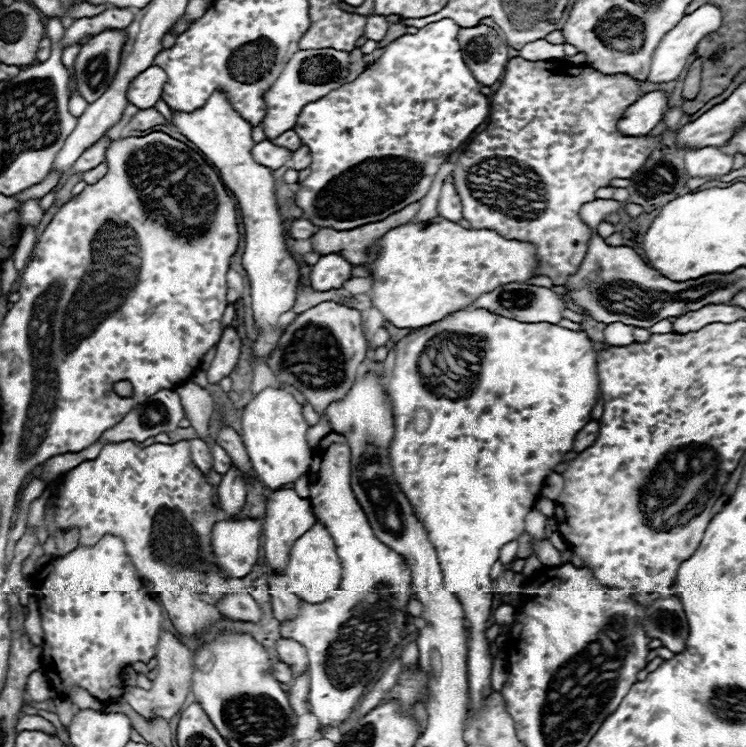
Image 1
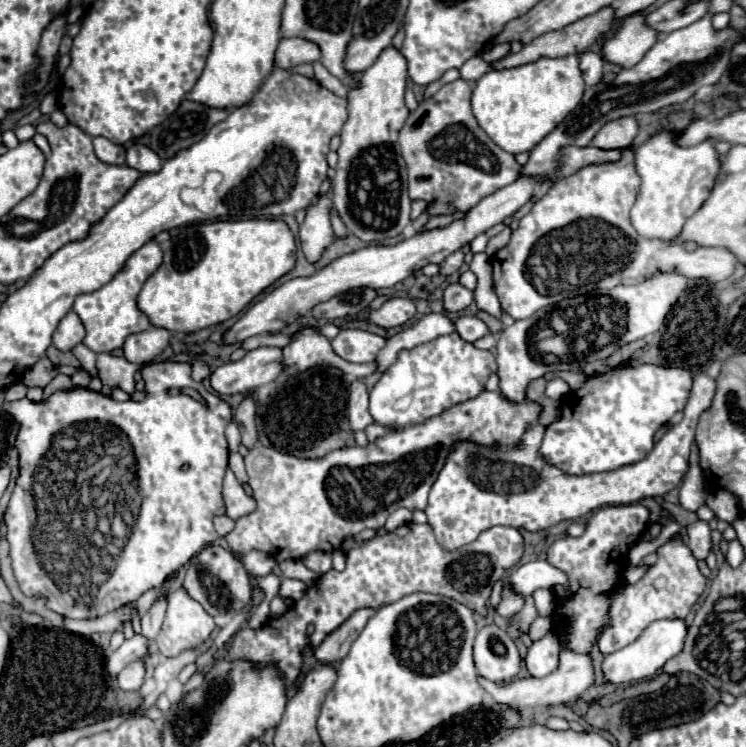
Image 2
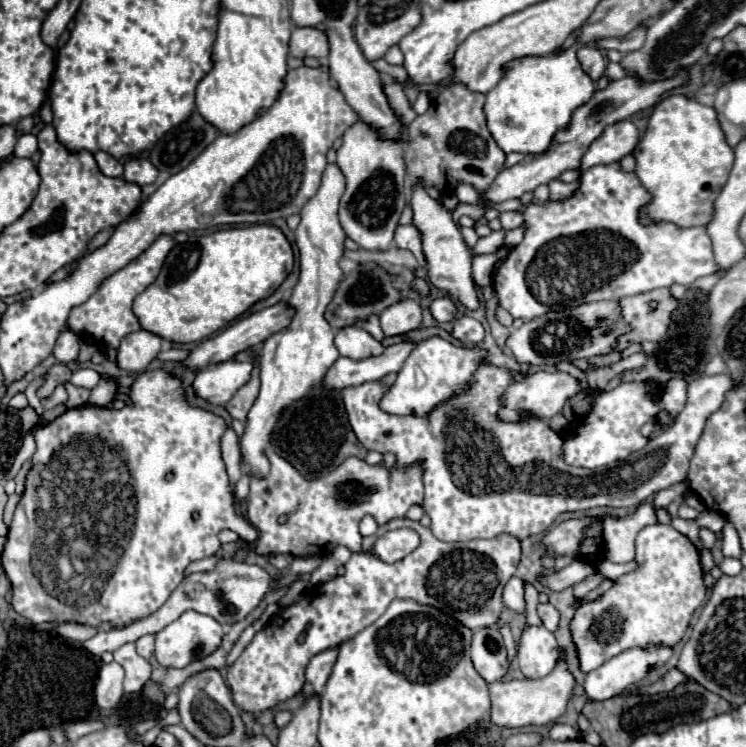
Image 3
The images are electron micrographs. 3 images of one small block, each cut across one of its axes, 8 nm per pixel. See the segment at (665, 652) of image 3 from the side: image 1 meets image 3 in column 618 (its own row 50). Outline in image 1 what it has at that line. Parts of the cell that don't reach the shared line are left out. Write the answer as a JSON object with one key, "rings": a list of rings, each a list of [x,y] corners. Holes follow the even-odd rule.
{"rings":[[[704,4],[700,6],[696,12],[684,16],[680,20],[680,24],[676,24],[676,28],[672,28],[670,32],[664,34],[664,38],[660,40],[660,44],[656,46],[654,54],[652,54],[652,64],[650,64],[650,74],[648,74],[648,82],[670,82],[670,80],[676,80],[678,74],[682,72],[682,68],[686,66],[688,62],[688,56],[694,52],[696,44],[708,34],[708,32],[714,32],[722,22],[722,12],[712,6],[712,4]]]}

